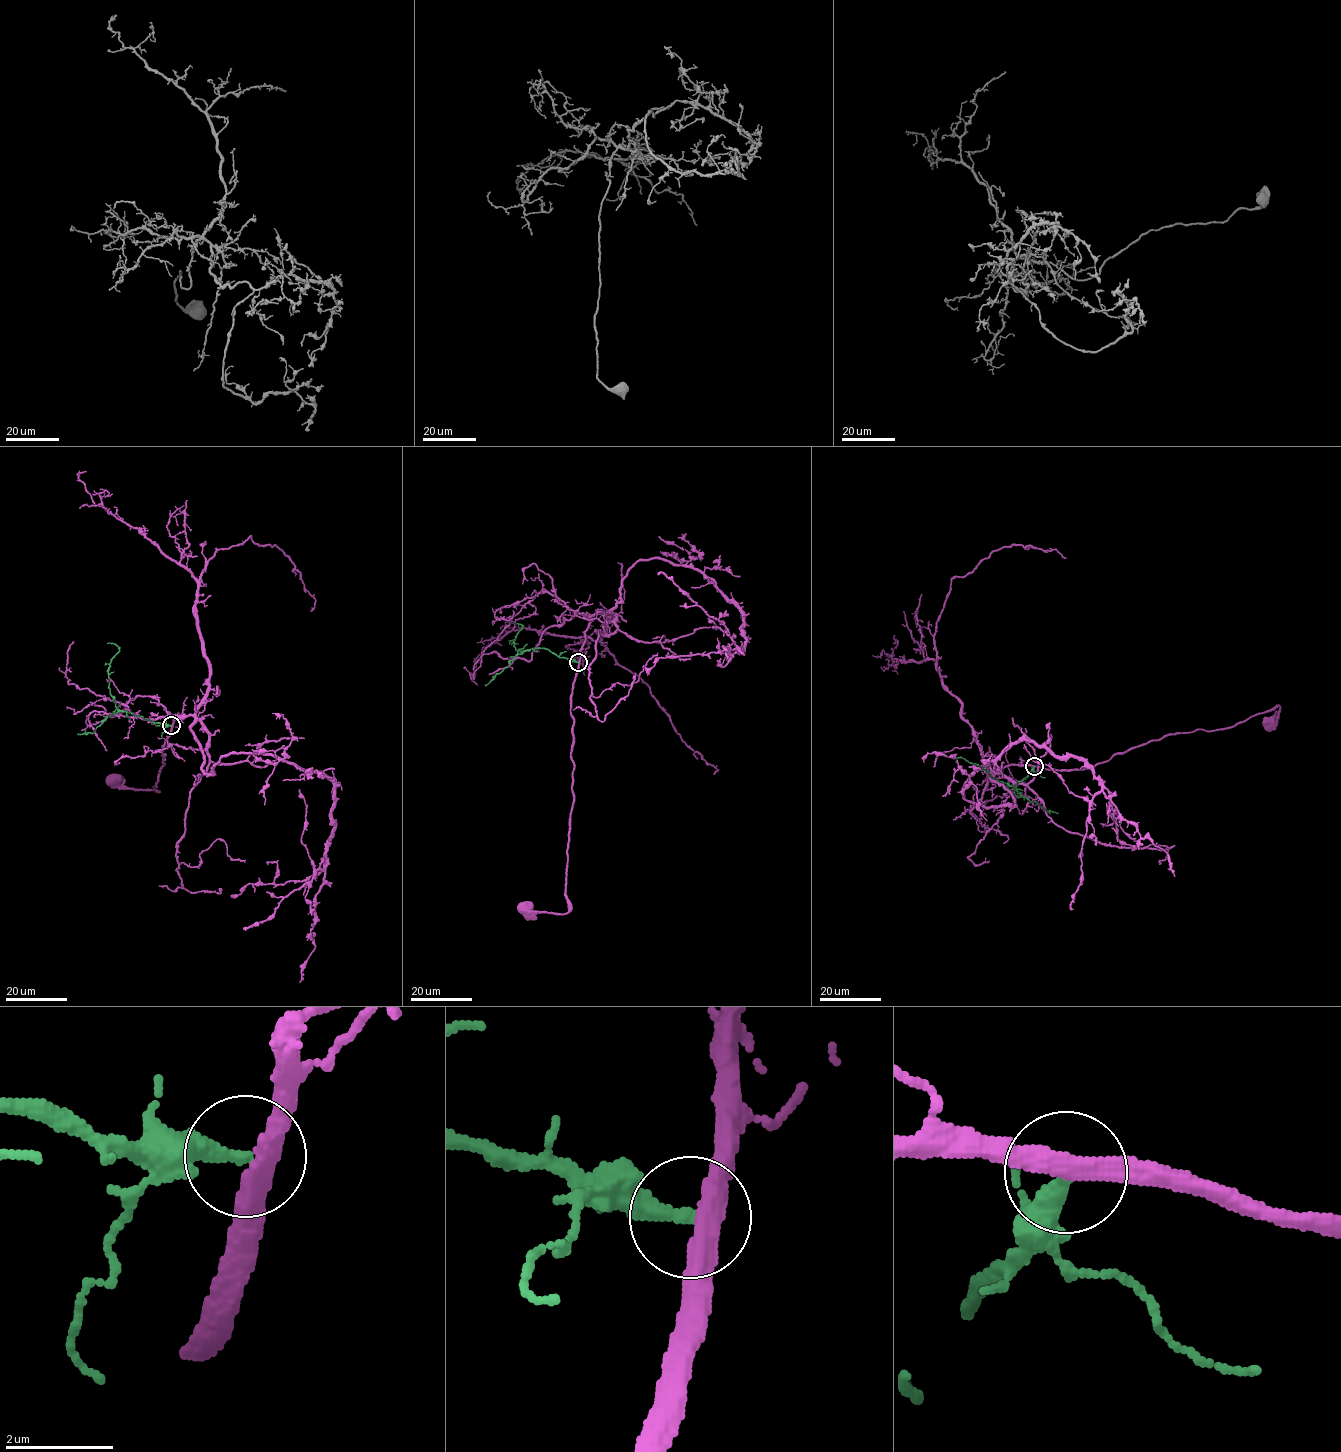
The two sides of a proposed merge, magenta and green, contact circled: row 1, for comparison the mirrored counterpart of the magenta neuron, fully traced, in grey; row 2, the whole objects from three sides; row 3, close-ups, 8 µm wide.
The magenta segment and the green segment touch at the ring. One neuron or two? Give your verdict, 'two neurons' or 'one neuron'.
two neurons

